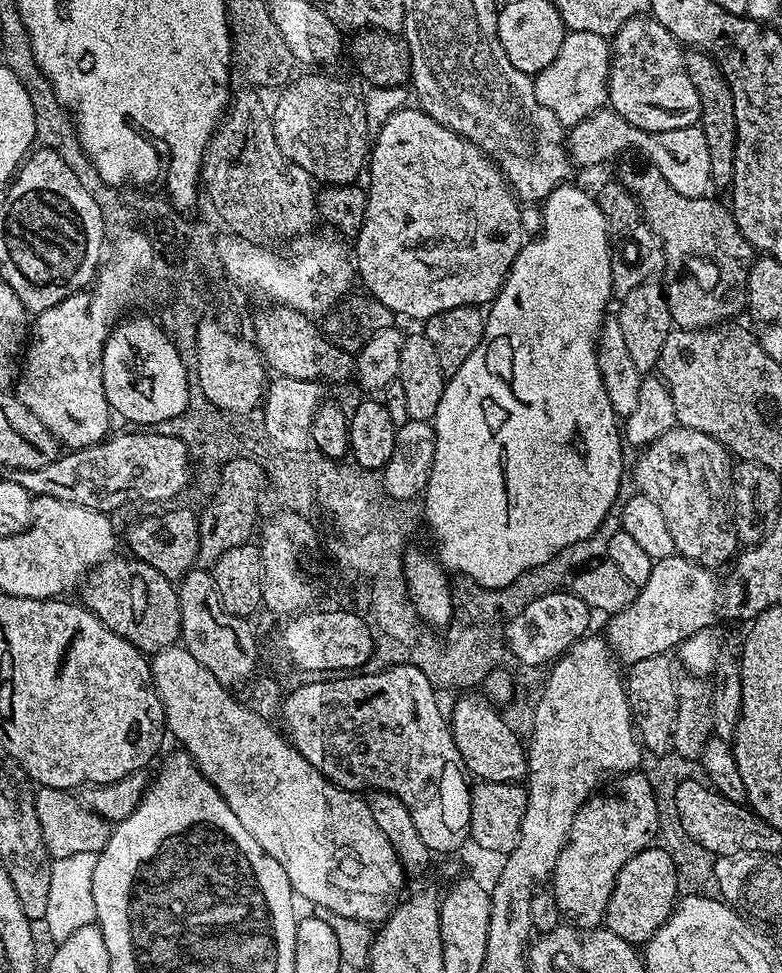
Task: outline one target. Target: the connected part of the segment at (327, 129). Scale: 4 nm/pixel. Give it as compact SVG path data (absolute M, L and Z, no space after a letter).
M308 70L305 76L297 75L279 89L276 105L270 108L274 142L278 142L278 150L290 158L302 170L312 175L313 181L321 185L355 184L361 179L370 155L370 129L366 118L364 96L352 89L348 80L340 76L327 76L324 70Z

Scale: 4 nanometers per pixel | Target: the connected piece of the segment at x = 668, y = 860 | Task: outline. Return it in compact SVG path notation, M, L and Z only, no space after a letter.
M659 846L643 848L634 854L634 858L630 858L630 862L626 862L626 866L622 866L622 870L618 870L614 890L606 906L603 927L618 934L618 938L627 944L643 946L671 918L678 903L678 890L674 858Z

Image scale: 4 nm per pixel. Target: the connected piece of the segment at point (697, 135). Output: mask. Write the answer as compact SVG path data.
M605 106L599 112L571 125L566 136L566 147L577 169L596 168L633 148L636 152L645 152L648 155L647 163L659 170L670 186L686 194L686 198L708 196L714 188L710 174L710 146L706 146L704 129L700 126L647 132L634 126L622 114L612 111L611 107Z

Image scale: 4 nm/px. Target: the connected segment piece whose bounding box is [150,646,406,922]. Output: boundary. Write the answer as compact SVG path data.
M183 646L163 648L151 657L150 663L152 665L152 681L164 707L164 722L167 731L171 735L173 732L180 739L181 746L185 748L181 749L187 753L192 763L200 769L200 773L218 790L218 794L222 794L222 798L226 798L226 806L230 806L230 810L234 810L238 822L242 822L242 826L246 826L246 830L250 830L250 834L254 834L254 842L258 842L258 846L262 846L262 850L266 850L266 854L270 854L270 858L274 858L274 862L278 862L278 866L282 866L282 870L286 870L286 878L290 878L293 893L299 899L301 896L302 899L316 904L317 909L332 911L334 914L343 916L343 918L358 919L365 922L373 922L372 920L383 922L387 920L405 891L403 888L406 869L396 857L394 846L388 841L386 834L382 834L382 830L378 830L378 822L374 822L374 814L370 814L367 799L363 795L348 792L337 784L332 784L321 772L314 770L314 766L310 766L310 762L306 762L306 758L302 758L298 754L298 750L293 748L277 729L276 733L271 728L273 725L269 721L264 720L253 710L248 709L244 702L239 699L236 701L228 693L231 691L225 685L218 683L214 678L214 674L210 674L210 670L206 670L201 666L198 658L194 658L194 654L190 654L187 648Z

